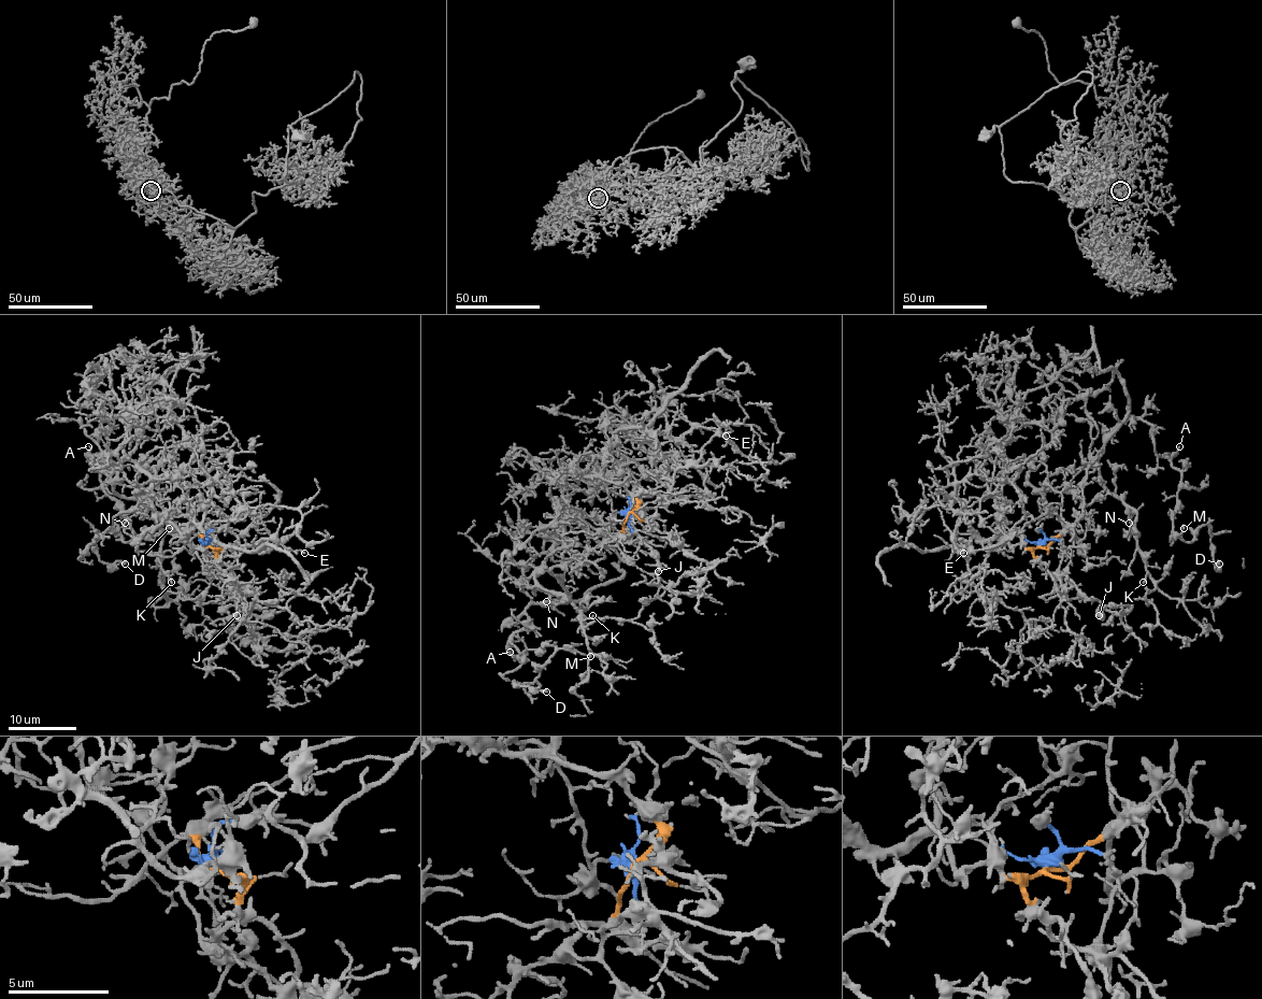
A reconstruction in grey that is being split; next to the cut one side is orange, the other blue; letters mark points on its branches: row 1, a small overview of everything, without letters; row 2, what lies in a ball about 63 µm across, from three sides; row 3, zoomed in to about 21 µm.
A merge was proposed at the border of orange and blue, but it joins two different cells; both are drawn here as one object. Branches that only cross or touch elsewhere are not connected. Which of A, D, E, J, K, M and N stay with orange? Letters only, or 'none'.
E, J

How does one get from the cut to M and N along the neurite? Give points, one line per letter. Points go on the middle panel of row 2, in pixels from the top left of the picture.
M: (627, 515), (632, 532), (551, 570), (569, 599), (529, 607), (512, 641), (520, 653), (591, 656)
N: (627, 515), (632, 532), (615, 544), (598, 544), (540, 572), (536, 579), (545, 589), (565, 598), (546, 601)

